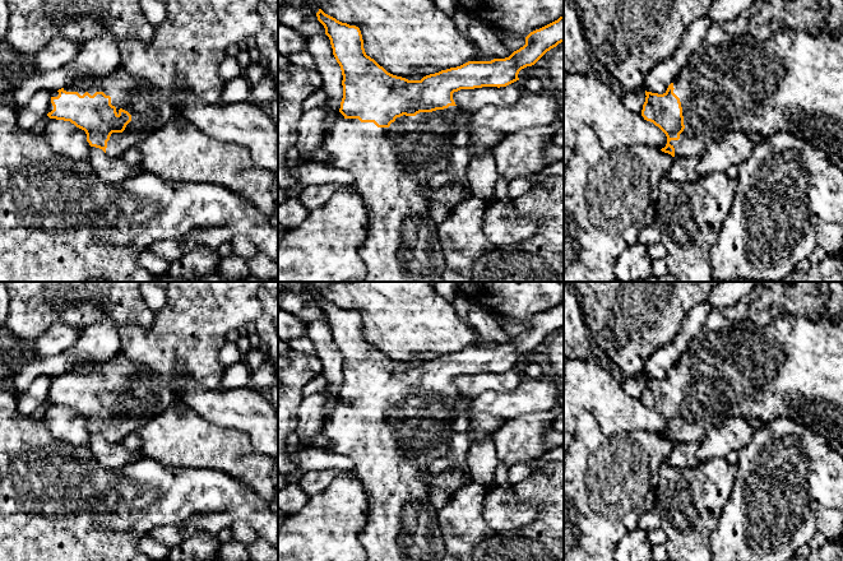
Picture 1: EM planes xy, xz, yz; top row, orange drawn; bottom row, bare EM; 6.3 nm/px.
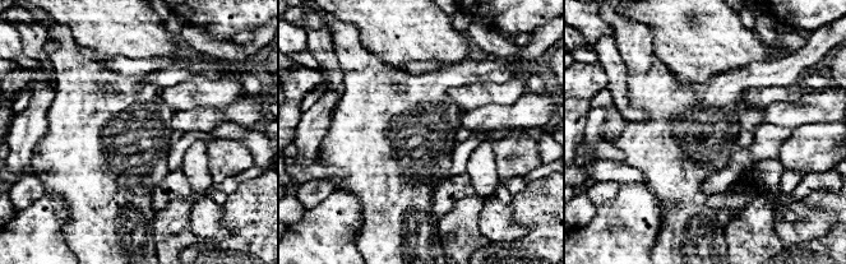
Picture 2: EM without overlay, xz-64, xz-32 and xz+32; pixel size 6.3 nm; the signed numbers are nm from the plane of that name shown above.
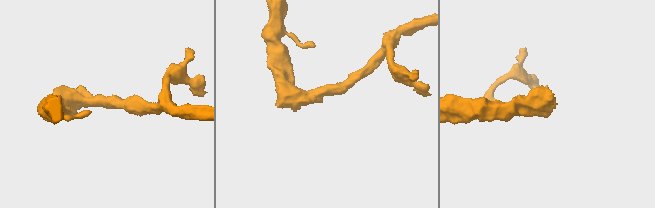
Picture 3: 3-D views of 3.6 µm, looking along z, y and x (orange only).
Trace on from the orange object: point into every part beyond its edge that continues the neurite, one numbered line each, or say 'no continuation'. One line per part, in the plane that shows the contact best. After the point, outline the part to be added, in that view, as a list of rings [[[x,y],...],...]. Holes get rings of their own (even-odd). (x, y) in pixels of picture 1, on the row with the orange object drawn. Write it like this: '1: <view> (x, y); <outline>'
1: xy (149, 111); [[[119,66],[111,75],[96,79],[82,79],[64,87],[66,92],[78,92],[83,96],[88,92],[93,96],[96,92],[103,92],[111,97],[111,105],[119,110],[122,108],[131,115],[131,121],[122,133],[112,133],[107,142],[106,154],[110,157],[121,157],[128,149],[138,145],[145,136],[165,126],[175,115],[170,102],[162,98],[154,84],[134,78],[122,66]]]

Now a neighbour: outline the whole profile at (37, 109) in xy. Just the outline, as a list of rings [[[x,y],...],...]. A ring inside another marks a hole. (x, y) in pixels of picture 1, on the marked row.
[[[50,91],[37,92],[27,105],[24,105],[17,116],[18,125],[24,130],[31,130],[38,121],[48,113],[48,105],[52,93]]]

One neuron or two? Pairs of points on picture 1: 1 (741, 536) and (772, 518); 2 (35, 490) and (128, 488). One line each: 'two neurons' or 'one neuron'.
1: one neuron
2: one neuron

